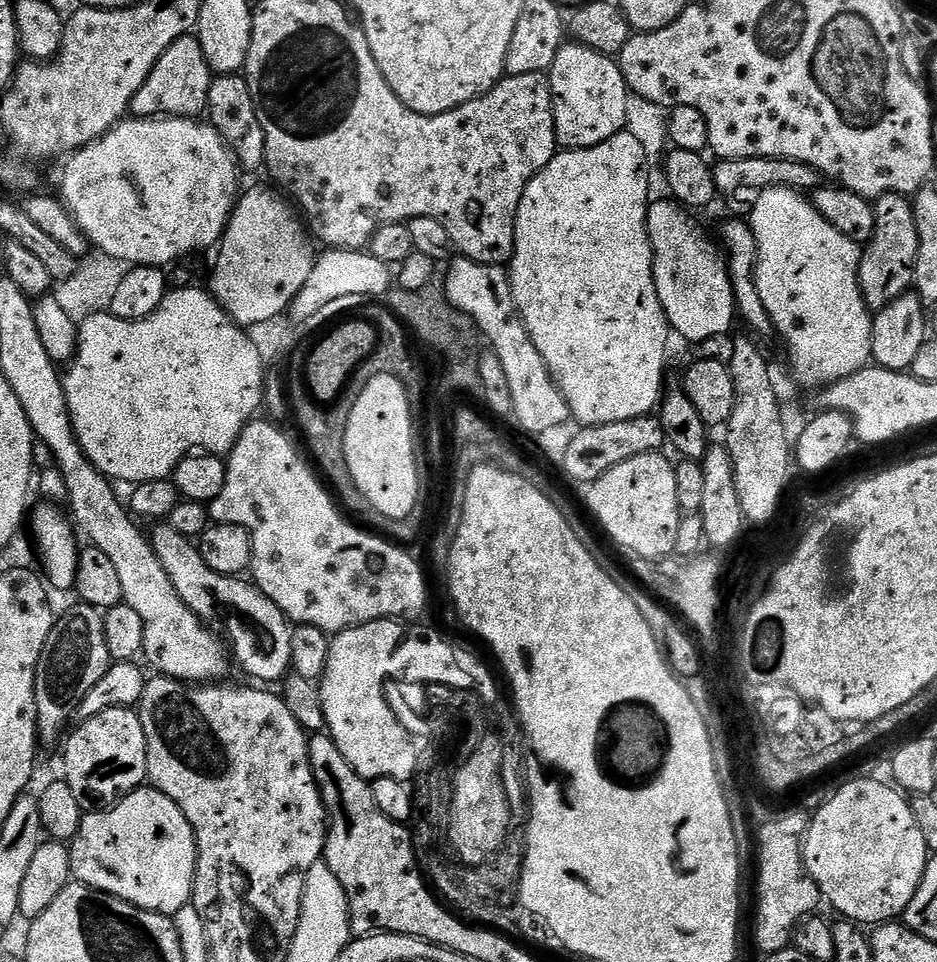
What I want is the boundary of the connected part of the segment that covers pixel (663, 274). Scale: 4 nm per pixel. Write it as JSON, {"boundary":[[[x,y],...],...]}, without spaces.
{"boundary":[[[671,198],[653,199],[649,203],[648,234],[654,286],[671,331],[688,340],[708,340],[711,336],[726,335],[738,313],[725,253],[692,216],[695,215],[689,209]]]}

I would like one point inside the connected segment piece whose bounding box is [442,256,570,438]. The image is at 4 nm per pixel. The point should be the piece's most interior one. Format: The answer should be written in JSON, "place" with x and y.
{"place":[481,291]}

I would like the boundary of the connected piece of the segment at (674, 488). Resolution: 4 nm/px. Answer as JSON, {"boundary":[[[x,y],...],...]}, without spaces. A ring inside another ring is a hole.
{"boundary":[[[651,452],[638,454],[638,458],[630,458],[626,462],[618,462],[606,474],[602,474],[593,484],[587,485],[588,508],[592,516],[604,527],[604,532],[620,548],[633,552],[633,557],[642,560],[663,560],[671,557],[676,551],[678,526],[682,513],[678,506],[678,485],[674,482],[676,469],[673,461],[668,461],[664,454]]]}

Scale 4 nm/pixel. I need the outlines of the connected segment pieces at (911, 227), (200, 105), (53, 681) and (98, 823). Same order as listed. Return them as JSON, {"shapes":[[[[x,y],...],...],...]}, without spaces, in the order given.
{"shapes":[[[[887,192],[874,202],[874,230],[866,247],[860,253],[860,289],[864,304],[870,310],[890,306],[894,298],[913,287],[918,258],[918,226],[914,222],[912,200],[897,192]]],[[[189,34],[178,38],[178,42],[174,42],[162,58],[158,58],[154,70],[150,70],[150,78],[142,82],[142,90],[134,94],[130,105],[131,115],[136,118],[161,114],[199,117],[208,107],[213,75],[212,68],[206,62],[206,54],[202,54],[199,35]]],[[[77,603],[77,608],[61,615],[46,638],[42,658],[36,667],[36,726],[41,741],[52,744],[60,736],[60,731],[76,714],[76,708],[90,694],[90,689],[98,683],[98,678],[106,674],[109,666],[104,617],[95,608]]],[[[141,786],[136,791],[130,792],[127,796],[117,800],[111,808],[89,811],[84,817],[78,834],[70,842],[70,851],[72,853],[72,875],[79,883],[85,884],[87,888],[93,888],[99,892],[116,896],[119,900],[130,902],[142,910],[157,912],[169,918],[175,917],[176,912],[182,910],[182,906],[186,906],[191,901],[192,878],[194,875],[194,837],[192,827],[190,822],[186,822],[186,814],[182,814],[179,806],[170,798],[166,798],[166,794],[162,794],[157,788]]]]}

